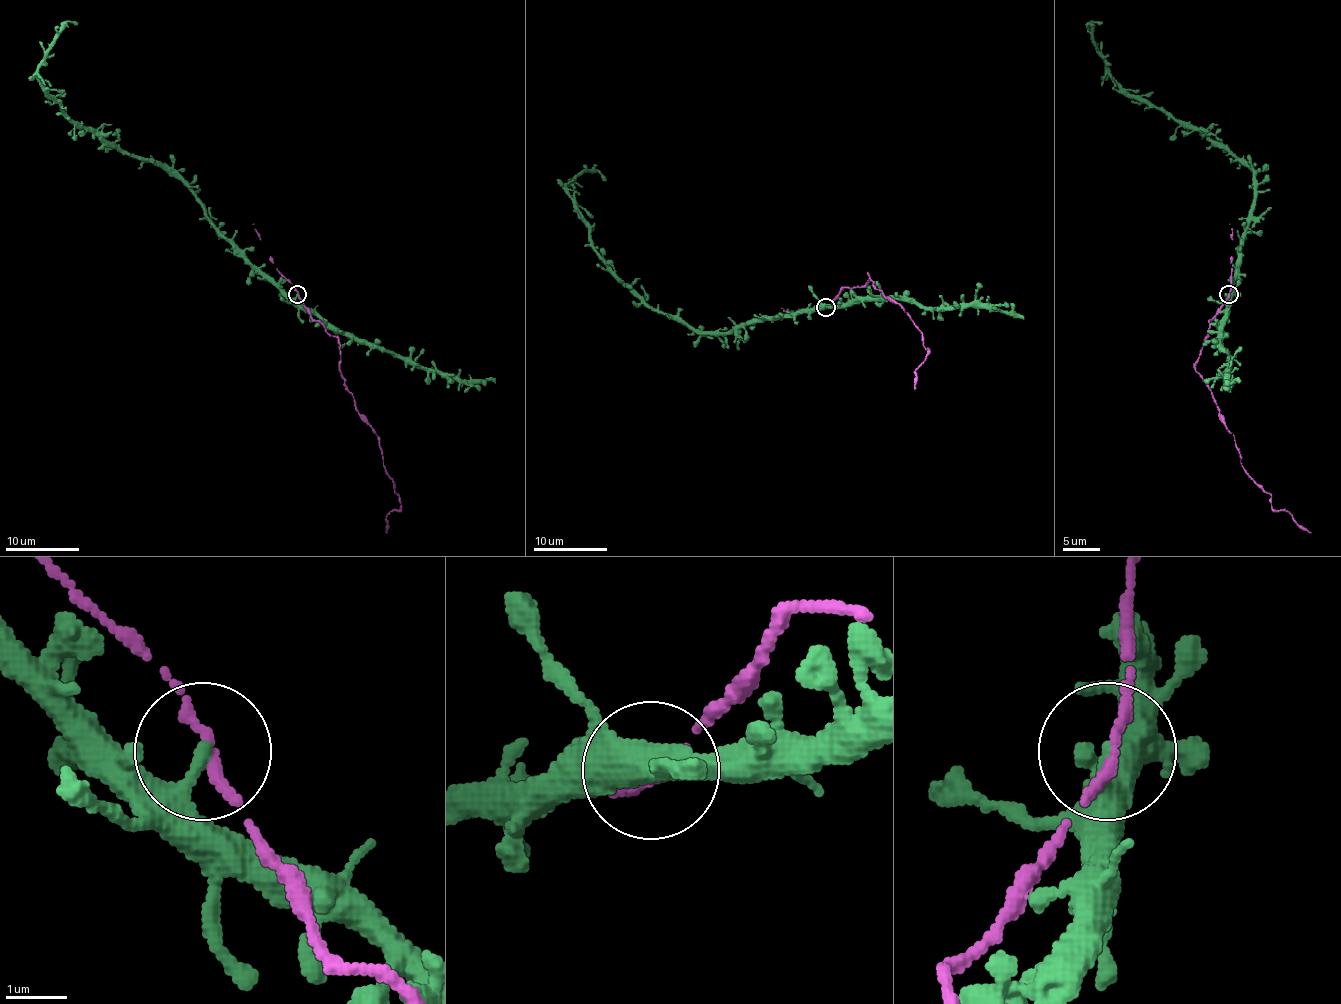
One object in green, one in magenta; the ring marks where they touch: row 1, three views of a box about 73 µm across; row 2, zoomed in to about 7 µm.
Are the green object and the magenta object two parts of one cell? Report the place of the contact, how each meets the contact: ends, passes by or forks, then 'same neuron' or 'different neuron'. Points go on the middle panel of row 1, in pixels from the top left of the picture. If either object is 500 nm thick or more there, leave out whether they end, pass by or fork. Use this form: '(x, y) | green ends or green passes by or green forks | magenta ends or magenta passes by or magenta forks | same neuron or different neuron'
(826, 307) | green ends | magenta ends | different neuron

